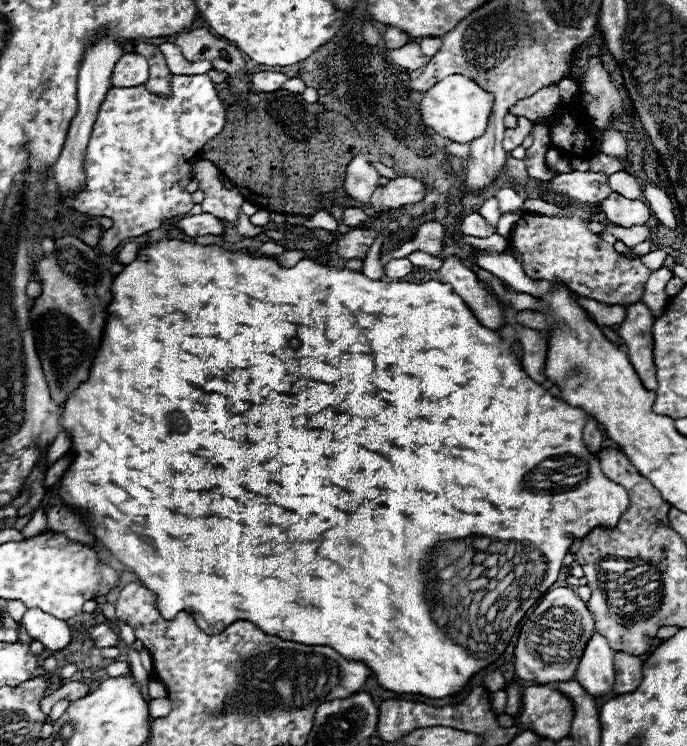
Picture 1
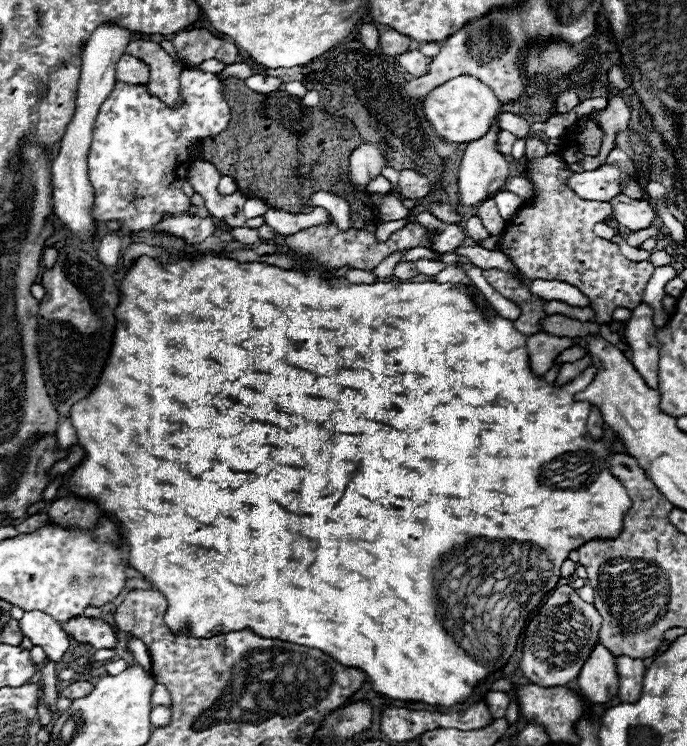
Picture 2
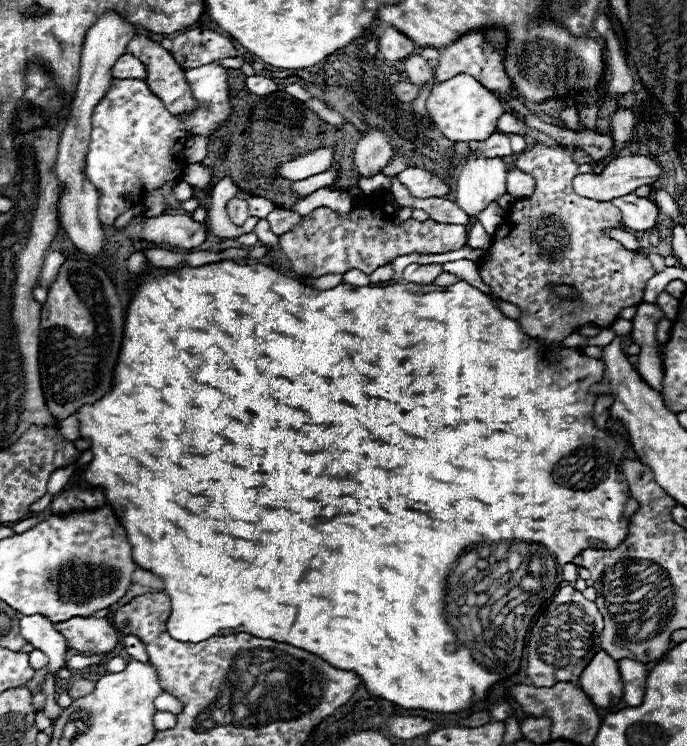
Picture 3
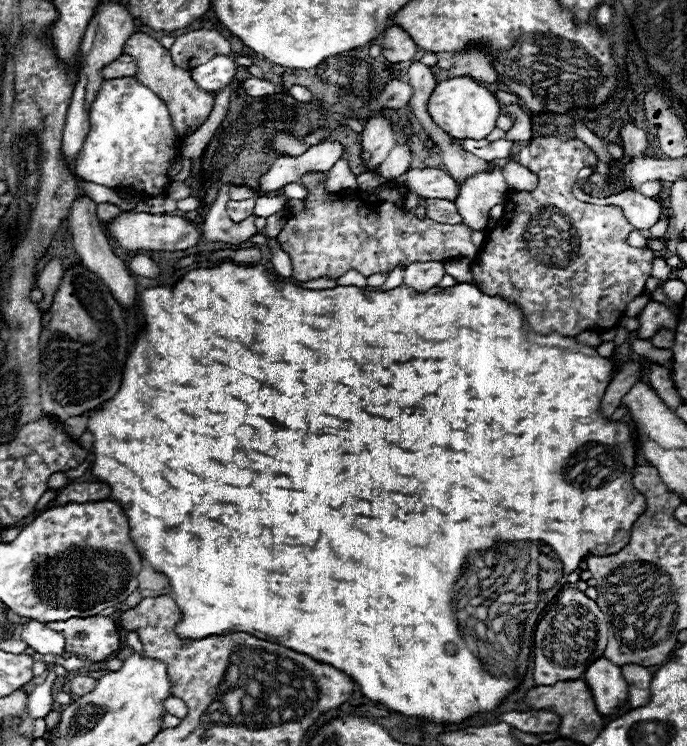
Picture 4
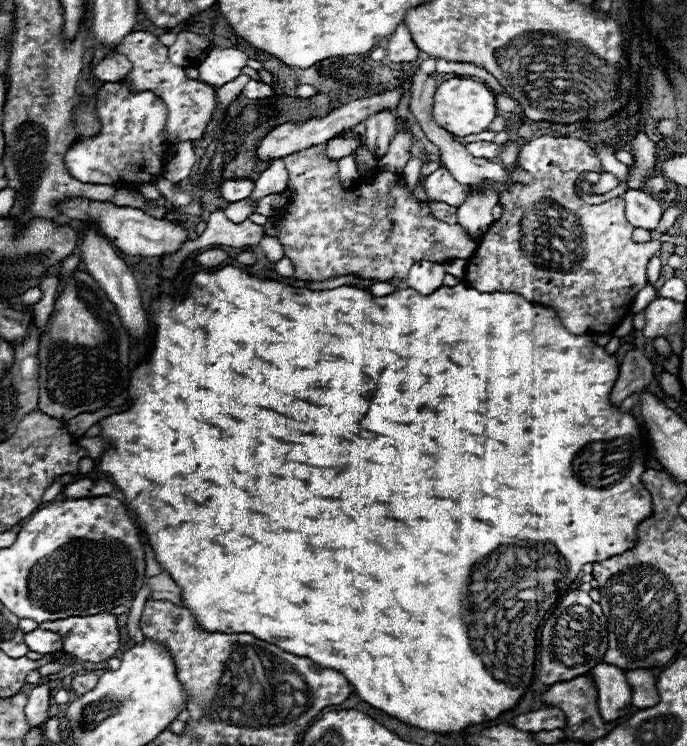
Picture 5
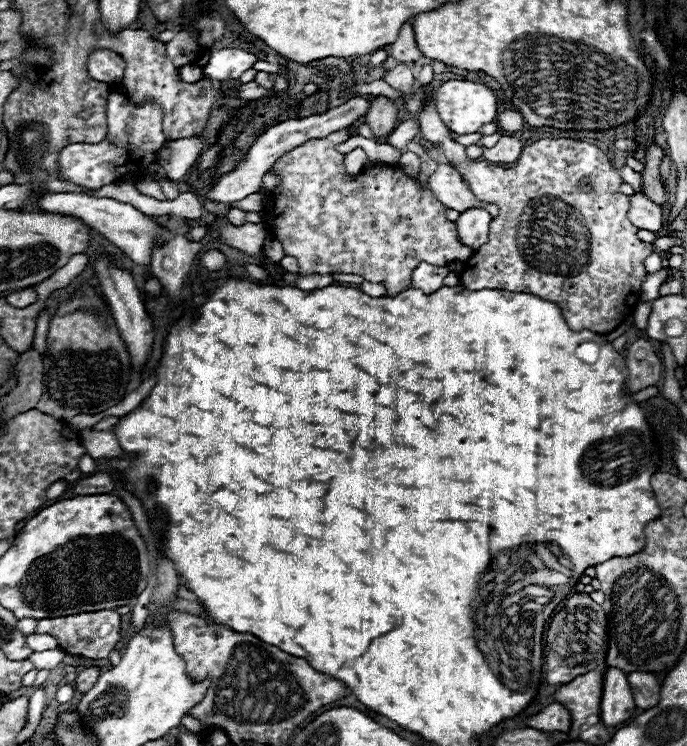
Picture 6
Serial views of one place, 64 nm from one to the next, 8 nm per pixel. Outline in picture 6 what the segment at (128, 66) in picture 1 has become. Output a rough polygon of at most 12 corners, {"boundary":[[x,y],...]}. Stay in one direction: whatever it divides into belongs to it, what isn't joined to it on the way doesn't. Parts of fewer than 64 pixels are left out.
{"boundary":[[96,50],[86,66],[94,80],[122,82],[124,58],[112,50]]}

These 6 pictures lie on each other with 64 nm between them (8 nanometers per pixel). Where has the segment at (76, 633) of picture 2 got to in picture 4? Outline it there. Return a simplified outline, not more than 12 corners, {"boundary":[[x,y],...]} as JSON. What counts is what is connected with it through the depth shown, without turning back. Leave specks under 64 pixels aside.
{"boundary":[[110,616],[68,618],[48,628],[66,652],[92,662],[120,648]]}

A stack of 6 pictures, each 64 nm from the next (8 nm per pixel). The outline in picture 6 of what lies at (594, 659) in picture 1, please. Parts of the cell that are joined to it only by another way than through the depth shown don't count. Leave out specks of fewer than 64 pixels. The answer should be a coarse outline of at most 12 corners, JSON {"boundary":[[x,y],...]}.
{"boundary":[[620,668],[604,670],[602,722],[632,718],[636,704]]}

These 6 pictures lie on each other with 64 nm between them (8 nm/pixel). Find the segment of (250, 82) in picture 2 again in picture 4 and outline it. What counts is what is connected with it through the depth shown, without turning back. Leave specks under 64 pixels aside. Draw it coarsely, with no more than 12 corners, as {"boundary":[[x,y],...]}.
{"boundary":[[250,76],[244,82],[246,94],[274,94],[274,84]]}

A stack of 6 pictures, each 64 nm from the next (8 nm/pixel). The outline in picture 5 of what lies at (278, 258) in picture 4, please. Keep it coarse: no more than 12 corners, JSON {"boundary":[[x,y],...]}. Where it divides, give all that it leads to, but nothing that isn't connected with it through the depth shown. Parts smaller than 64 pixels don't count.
{"boundary":[[282,256],[274,266],[284,278],[294,276],[294,266],[288,256]]}

